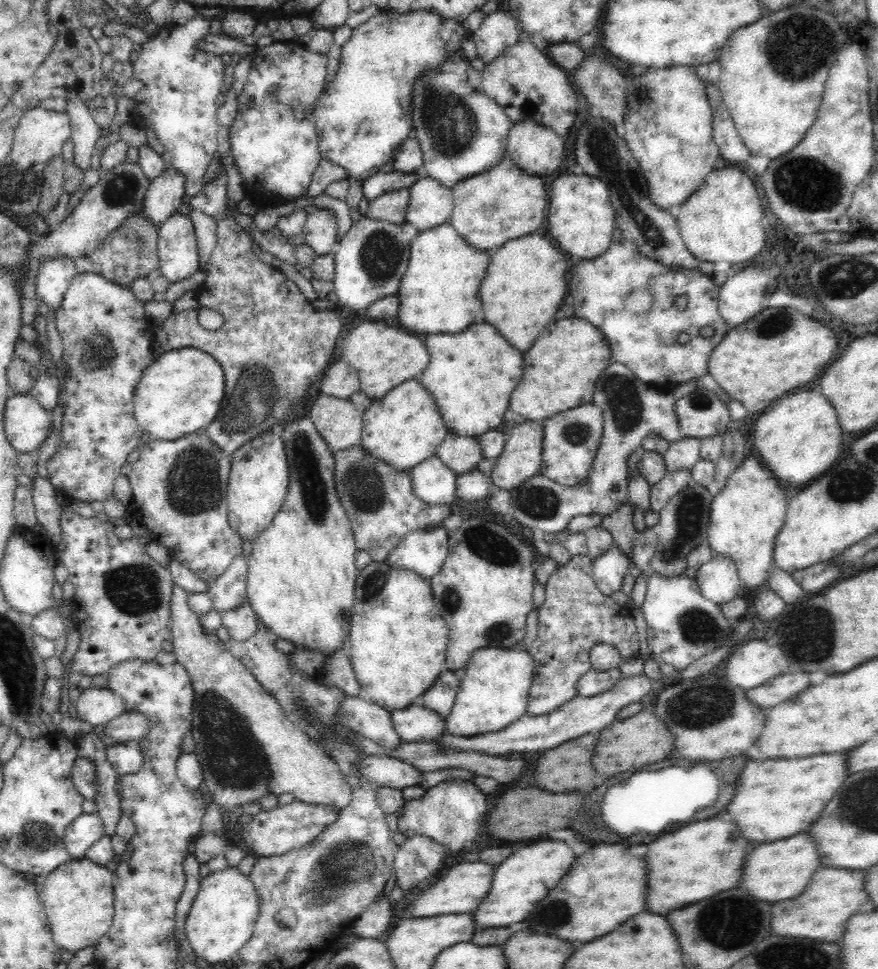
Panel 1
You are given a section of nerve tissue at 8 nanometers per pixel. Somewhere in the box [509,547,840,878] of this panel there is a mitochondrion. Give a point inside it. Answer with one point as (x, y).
(693, 708)

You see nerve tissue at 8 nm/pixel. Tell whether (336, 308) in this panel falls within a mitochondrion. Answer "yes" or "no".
no

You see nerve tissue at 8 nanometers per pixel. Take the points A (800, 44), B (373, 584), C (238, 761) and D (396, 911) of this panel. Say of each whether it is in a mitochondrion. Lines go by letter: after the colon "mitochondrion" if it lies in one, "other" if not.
A: mitochondrion
B: mitochondrion
C: mitochondrion
D: other

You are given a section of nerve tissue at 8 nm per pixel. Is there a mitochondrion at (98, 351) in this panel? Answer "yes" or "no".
yes

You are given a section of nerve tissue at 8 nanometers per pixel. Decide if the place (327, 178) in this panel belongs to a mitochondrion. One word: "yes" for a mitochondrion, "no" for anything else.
no

